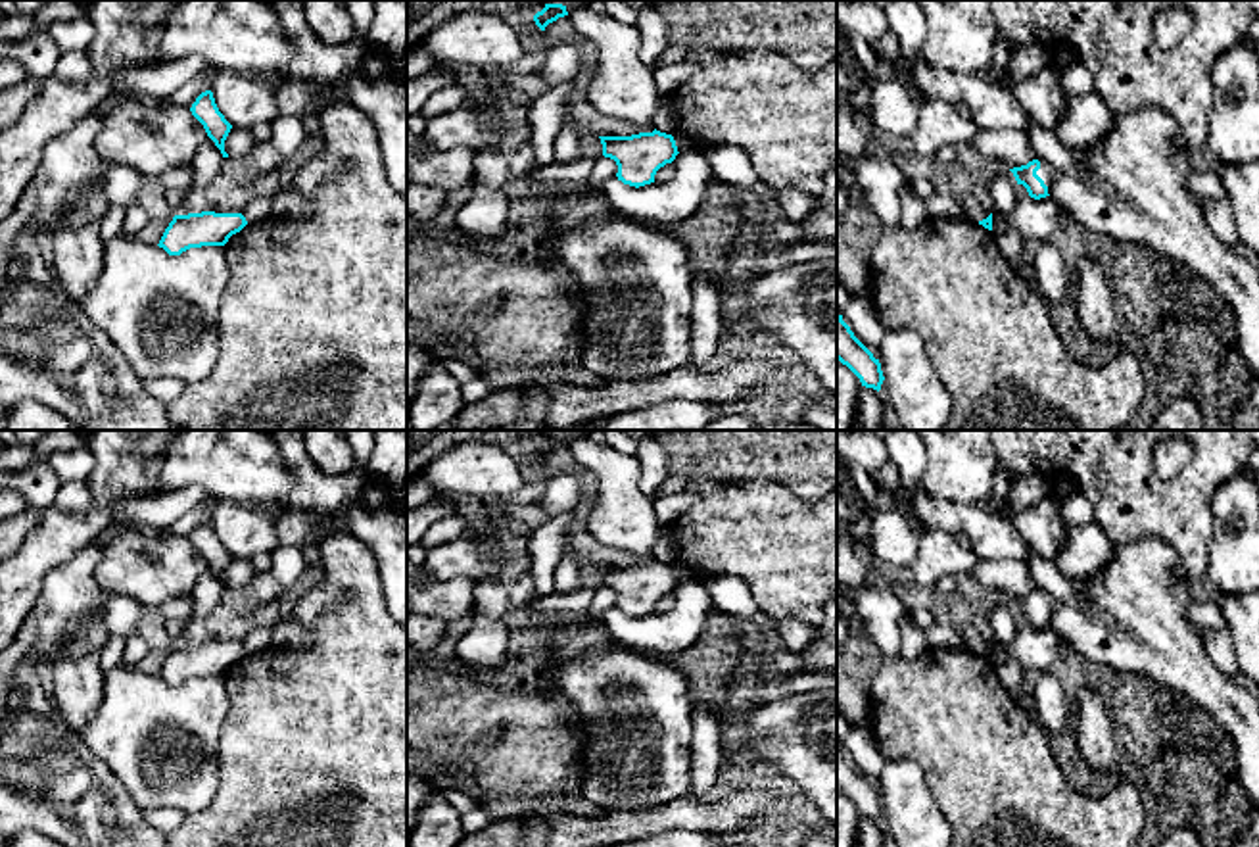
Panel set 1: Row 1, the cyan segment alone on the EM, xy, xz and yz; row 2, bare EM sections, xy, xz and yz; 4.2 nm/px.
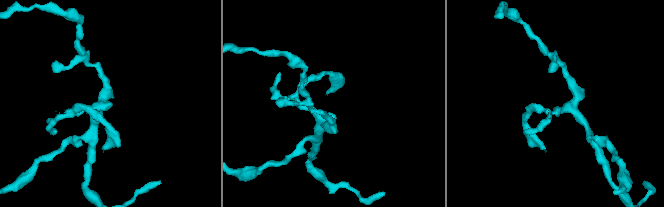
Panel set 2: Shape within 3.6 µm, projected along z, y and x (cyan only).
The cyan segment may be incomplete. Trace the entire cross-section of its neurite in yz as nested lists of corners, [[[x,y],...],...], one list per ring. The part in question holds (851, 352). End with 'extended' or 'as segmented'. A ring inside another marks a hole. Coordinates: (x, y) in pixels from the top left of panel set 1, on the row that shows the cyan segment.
[[[837,313],[837,359],[846,365],[866,388],[881,390],[885,380],[879,359],[854,336]]]; as segmented

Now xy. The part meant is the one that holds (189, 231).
[[[202,211],[175,215],[157,246],[169,255],[180,255],[190,248],[225,246],[246,225],[248,221],[242,213]]]; as segmented

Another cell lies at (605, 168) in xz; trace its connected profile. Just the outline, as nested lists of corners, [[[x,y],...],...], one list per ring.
[[[601,156],[595,161],[595,167],[591,171],[591,177],[587,181],[589,186],[601,188],[601,184],[612,177],[616,177],[618,165],[614,159]]]

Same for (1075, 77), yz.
[[[1081,61],[1061,65],[1059,81],[1073,96],[1094,92],[1094,77]]]

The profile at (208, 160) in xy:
[[[207,136],[203,140],[203,144],[200,146],[192,165],[194,165],[194,181],[192,181],[192,190],[198,190],[198,188],[205,188],[209,186],[221,165],[223,165],[223,154],[221,150],[215,146],[215,142]]]

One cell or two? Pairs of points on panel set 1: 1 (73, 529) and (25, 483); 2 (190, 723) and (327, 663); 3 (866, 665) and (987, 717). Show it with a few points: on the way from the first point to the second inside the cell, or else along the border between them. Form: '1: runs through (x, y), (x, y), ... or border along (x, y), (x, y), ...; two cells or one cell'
1: border along (54, 504), (45, 509); two cells
2: border along (225, 677), (227, 717), (221, 726), (217, 751); two cells
3: border along (885, 657), (872, 680), (870, 705), (866, 709); two cells

